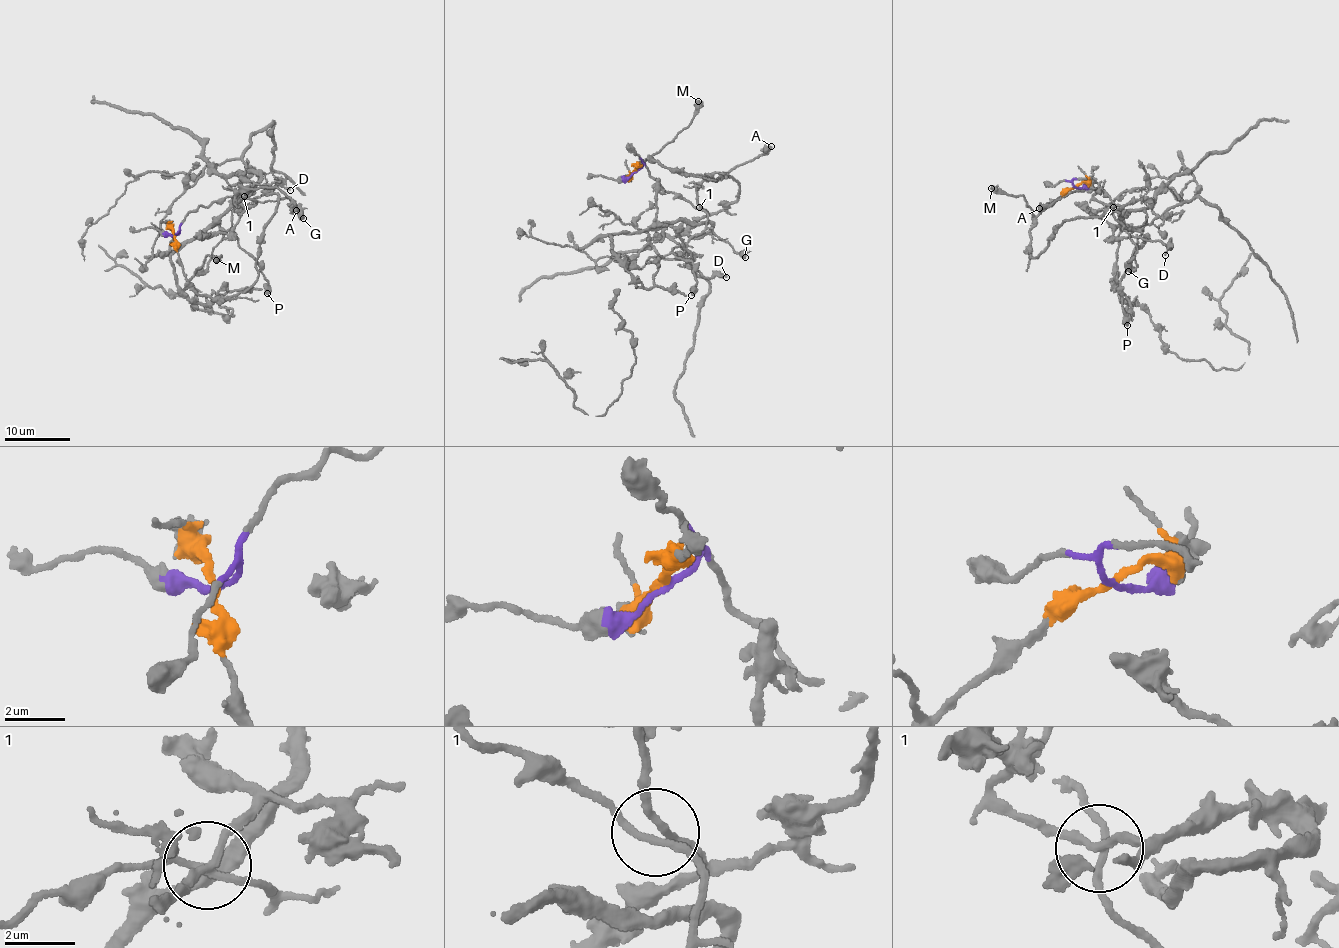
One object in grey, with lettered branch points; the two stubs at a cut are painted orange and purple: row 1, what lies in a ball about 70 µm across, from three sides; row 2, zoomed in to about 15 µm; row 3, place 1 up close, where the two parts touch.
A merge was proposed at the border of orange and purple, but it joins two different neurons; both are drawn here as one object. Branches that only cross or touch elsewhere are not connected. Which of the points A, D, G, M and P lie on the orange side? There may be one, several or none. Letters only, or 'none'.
A, D, M

